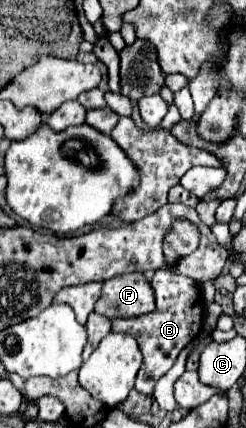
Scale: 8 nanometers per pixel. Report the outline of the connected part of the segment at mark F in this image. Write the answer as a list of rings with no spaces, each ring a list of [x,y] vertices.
[[[123,273],[105,281],[95,303],[95,313],[109,319],[131,319],[151,313],[153,309],[153,289],[143,273]]]

